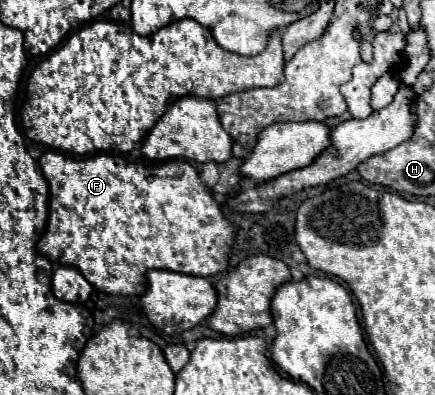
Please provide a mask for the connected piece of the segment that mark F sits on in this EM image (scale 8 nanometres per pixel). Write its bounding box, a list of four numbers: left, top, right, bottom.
[36,151,234,295]

